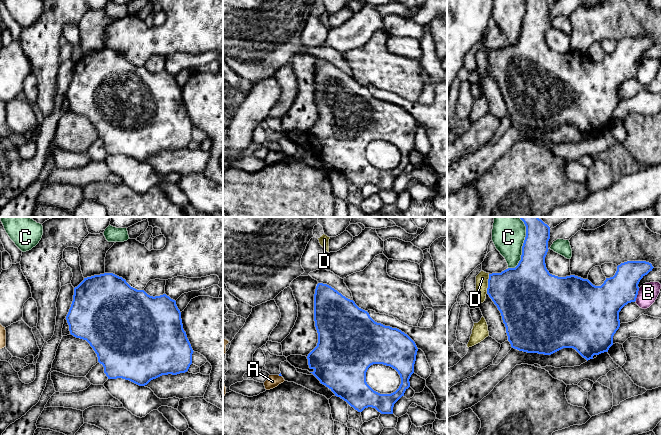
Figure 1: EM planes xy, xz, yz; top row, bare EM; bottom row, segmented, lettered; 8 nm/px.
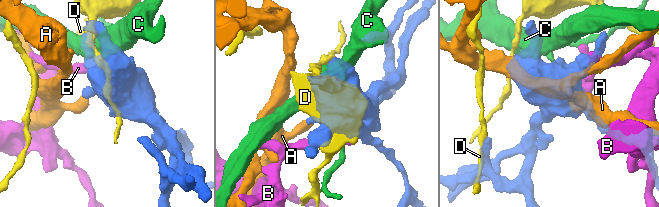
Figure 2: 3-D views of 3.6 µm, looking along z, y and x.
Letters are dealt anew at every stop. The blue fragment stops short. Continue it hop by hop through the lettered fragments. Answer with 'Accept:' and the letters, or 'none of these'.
Accept: none of these

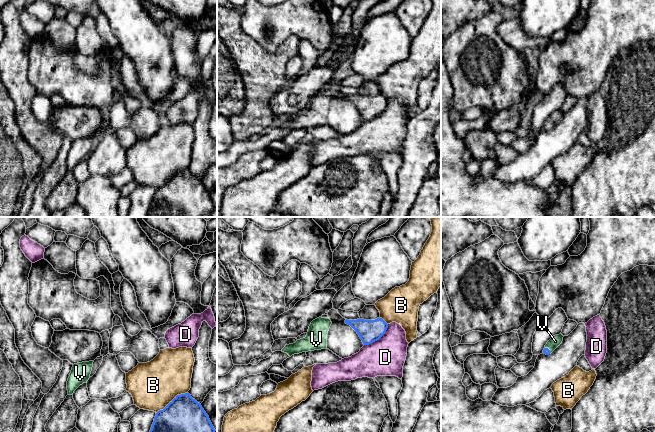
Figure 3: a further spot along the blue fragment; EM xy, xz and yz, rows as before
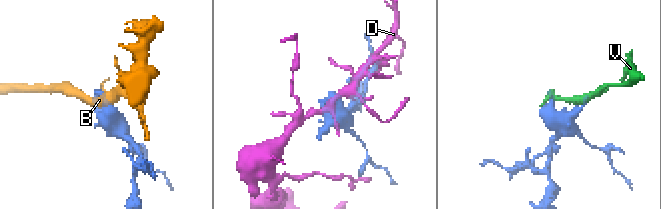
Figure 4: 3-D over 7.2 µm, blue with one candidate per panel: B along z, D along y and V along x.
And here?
Accept: V

